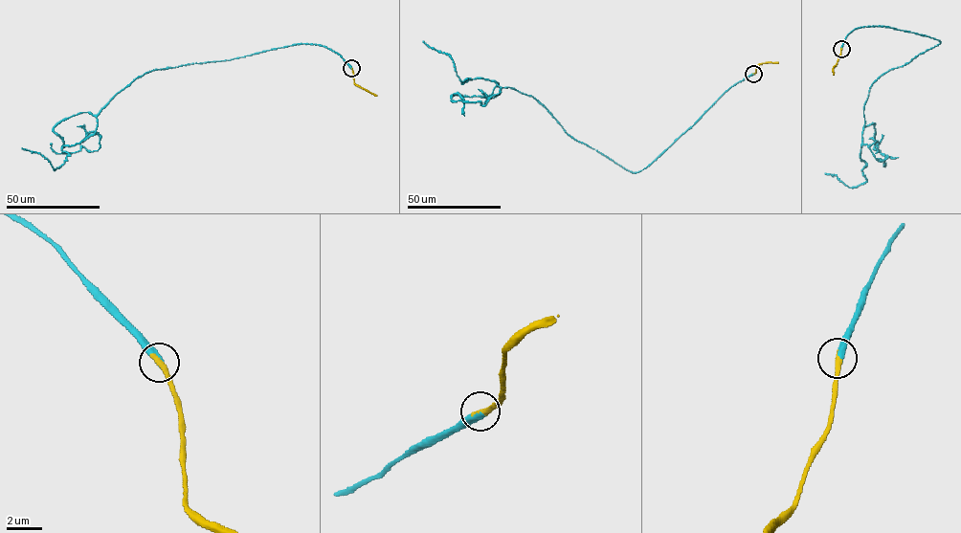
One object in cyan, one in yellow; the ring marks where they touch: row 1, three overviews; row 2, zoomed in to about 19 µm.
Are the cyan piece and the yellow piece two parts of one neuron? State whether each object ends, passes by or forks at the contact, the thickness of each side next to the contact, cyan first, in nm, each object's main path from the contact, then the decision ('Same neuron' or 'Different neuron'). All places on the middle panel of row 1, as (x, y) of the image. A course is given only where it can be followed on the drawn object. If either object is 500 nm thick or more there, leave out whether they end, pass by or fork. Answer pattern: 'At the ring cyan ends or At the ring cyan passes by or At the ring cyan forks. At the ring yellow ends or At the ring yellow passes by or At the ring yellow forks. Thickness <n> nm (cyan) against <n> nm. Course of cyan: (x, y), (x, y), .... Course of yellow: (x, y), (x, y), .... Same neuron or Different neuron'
At the ring cyan ends. At the ring yellow ends. Thickness 420 nm (cyan) against 360 nm. Course of cyan: (753, 74), (634, 173), (531, 96), (462, 83), (448, 54), (423, 41). Course of yellow: (753, 74), (758, 65), (778, 62). Same neuron

